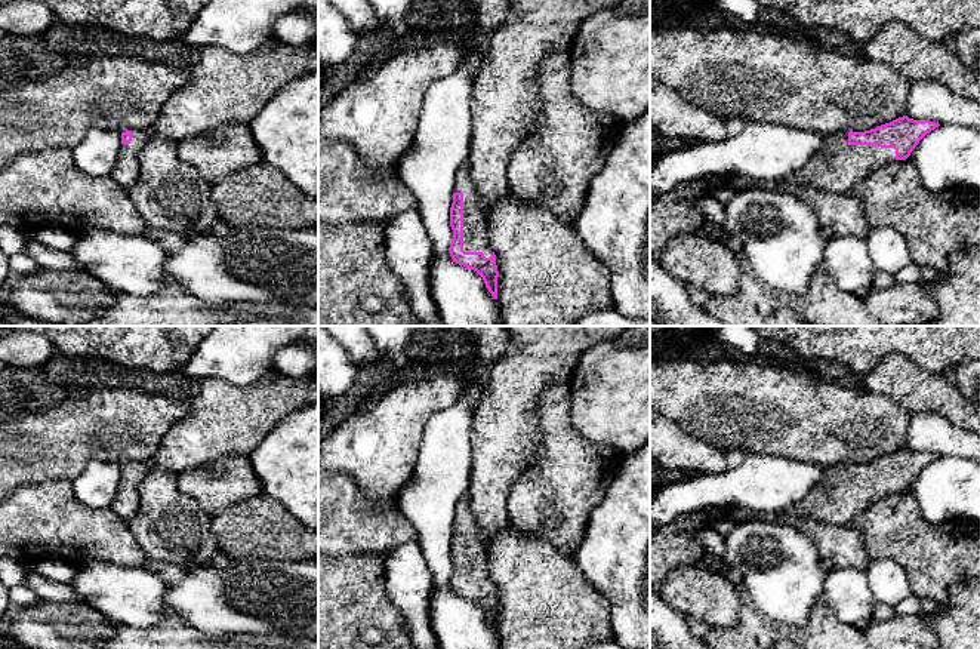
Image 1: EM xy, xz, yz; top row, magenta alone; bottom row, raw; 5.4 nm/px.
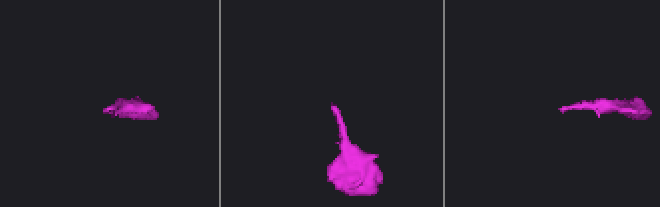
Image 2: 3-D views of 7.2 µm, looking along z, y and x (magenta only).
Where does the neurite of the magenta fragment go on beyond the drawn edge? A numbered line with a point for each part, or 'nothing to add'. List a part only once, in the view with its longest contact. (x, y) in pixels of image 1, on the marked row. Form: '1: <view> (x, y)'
1: xz (475, 236)

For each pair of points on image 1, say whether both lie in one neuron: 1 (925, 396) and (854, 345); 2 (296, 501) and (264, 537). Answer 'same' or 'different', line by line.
1: different
2: different

